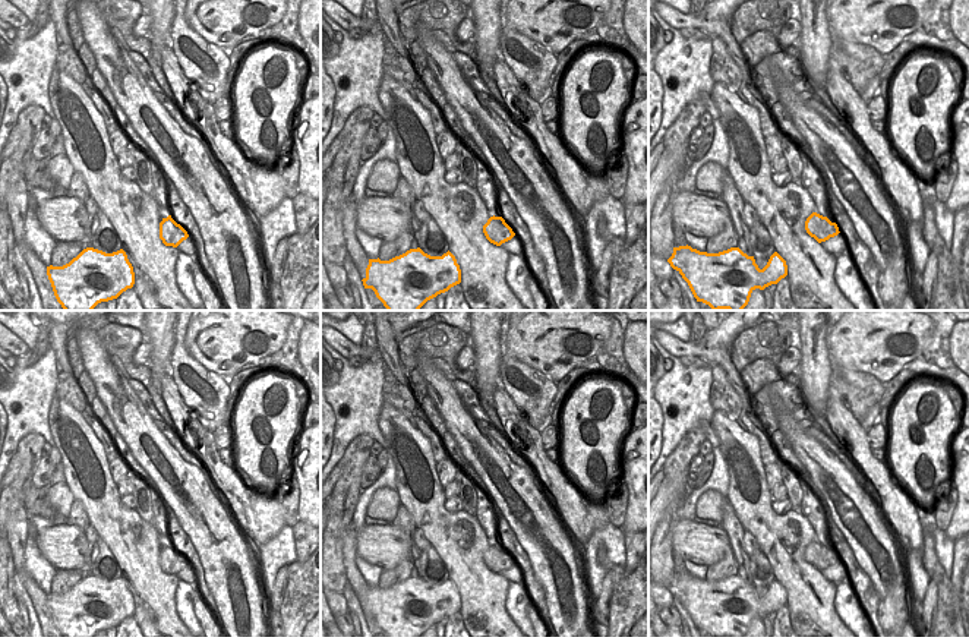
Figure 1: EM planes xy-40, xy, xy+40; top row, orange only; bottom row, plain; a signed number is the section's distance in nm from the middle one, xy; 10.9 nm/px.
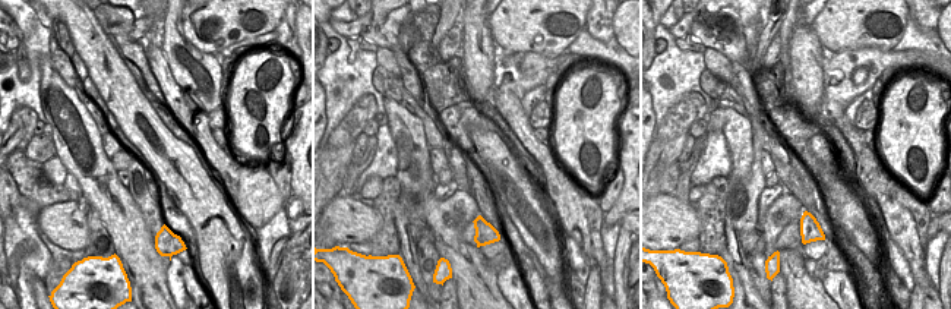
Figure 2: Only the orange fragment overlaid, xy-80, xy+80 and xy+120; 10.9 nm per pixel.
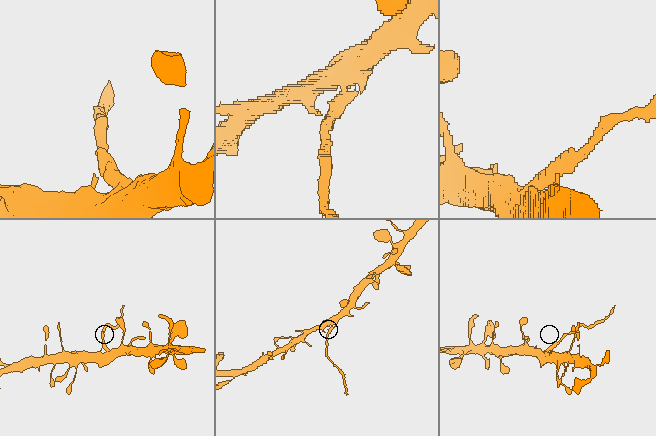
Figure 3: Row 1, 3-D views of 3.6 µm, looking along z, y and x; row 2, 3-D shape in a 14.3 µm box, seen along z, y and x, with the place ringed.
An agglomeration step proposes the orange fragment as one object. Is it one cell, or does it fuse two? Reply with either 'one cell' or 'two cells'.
two cells

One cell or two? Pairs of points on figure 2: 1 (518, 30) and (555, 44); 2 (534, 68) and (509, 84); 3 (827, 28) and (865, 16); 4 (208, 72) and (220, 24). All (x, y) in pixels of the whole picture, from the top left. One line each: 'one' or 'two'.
1: one
2: one
3: one
4: two

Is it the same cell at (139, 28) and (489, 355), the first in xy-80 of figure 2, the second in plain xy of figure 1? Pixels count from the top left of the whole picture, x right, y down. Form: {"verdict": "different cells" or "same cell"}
{"verdict": "different cells"}

